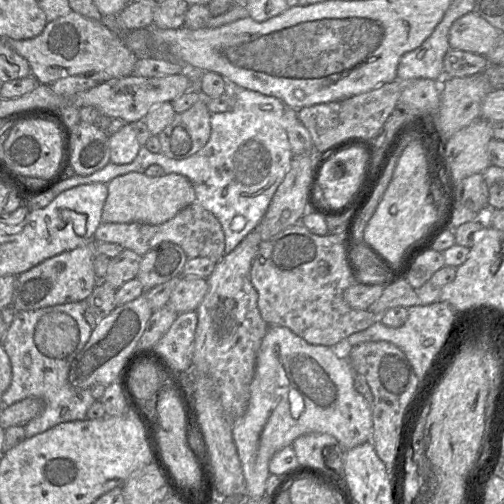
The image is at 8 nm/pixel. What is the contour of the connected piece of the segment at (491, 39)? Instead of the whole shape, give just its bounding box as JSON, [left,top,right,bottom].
[449,11,500,56]

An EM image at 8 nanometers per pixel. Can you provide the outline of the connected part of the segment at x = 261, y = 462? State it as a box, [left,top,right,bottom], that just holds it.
[232,325,371,497]

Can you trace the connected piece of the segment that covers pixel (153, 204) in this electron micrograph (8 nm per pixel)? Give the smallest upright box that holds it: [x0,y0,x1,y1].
[102,172,196,224]

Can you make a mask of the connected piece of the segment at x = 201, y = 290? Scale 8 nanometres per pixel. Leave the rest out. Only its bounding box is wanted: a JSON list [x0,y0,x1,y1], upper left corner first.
[168,276,207,314]

